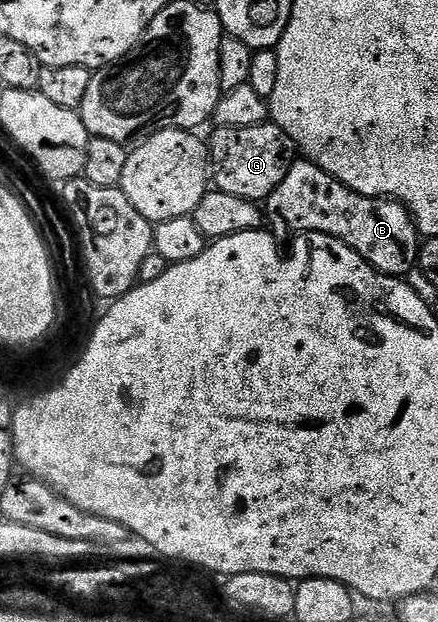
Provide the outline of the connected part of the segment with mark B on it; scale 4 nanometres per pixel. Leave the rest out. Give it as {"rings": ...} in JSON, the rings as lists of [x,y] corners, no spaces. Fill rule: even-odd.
{"rings":[[[299,157],[296,158],[295,162],[292,163],[289,173],[285,173],[285,181],[281,181],[281,185],[277,185],[277,189],[274,193],[269,196],[265,201],[265,207],[268,212],[271,211],[275,215],[279,215],[279,219],[288,227],[291,231],[299,231],[295,233],[306,233],[309,231],[320,231],[323,235],[332,235],[337,237],[341,241],[345,241],[345,245],[349,245],[349,249],[353,249],[359,254],[365,261],[369,261],[371,267],[375,267],[381,273],[386,275],[394,275],[396,277],[407,277],[412,273],[413,268],[418,264],[419,261],[419,248],[421,246],[421,236],[419,228],[416,227],[414,219],[411,217],[410,211],[403,206],[402,203],[398,203],[396,199],[370,199],[365,197],[361,193],[357,193],[353,189],[349,189],[341,181],[337,181],[337,177],[333,177],[329,173],[325,173],[325,169],[321,169],[316,163],[309,162],[308,159]]]}

